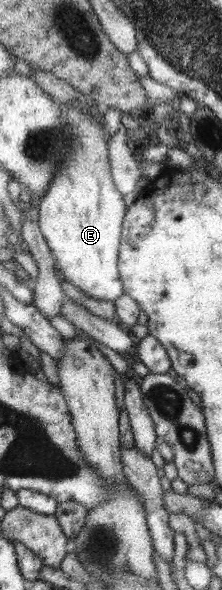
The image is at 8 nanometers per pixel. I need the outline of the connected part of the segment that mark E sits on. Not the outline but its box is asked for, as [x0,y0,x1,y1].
[38,104,127,302]

